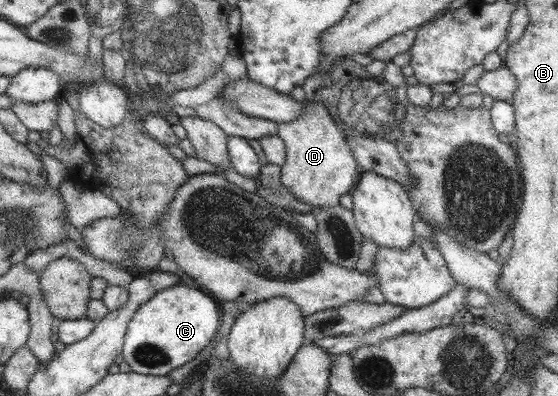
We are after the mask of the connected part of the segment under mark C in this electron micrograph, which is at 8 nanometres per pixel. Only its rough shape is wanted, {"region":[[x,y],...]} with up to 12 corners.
{"region":[[161,290],[128,322],[122,361],[163,376],[195,358],[219,324],[215,302]]}

